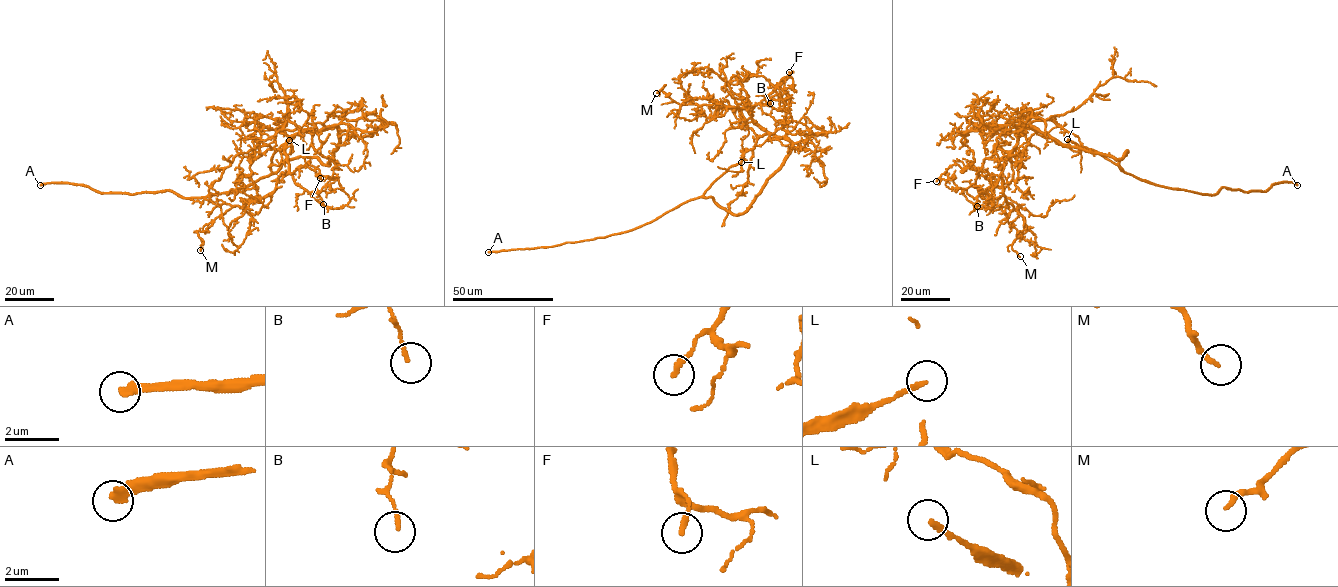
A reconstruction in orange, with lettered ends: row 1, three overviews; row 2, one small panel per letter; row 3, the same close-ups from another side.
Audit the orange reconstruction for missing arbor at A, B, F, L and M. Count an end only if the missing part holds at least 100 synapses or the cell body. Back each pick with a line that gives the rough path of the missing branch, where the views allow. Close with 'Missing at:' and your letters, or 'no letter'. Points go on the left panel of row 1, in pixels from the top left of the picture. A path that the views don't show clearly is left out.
L: Course of what is missing: (289, 140), (309, 128), (312, 91), (285, 74), (275, 21), (144, 51), (127, 59), (138, 66), (135, 91)
Missing at: A, L

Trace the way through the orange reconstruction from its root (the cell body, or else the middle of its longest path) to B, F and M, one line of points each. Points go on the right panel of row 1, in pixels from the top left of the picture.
B: (1125, 154), (1115, 159), (1065, 146), (1022, 125), (1017, 145), (1009, 154), (999, 180), (977, 197), (977, 206)
F: (1125, 154), (1115, 159), (1065, 146), (1022, 125), (1017, 145), (999, 175), (953, 164), (936, 181)
M: (1125, 154), (1115, 159), (1065, 146), (1020, 126), (1000, 178), (1005, 200), (1025, 221), (1012, 245), (1020, 256)

